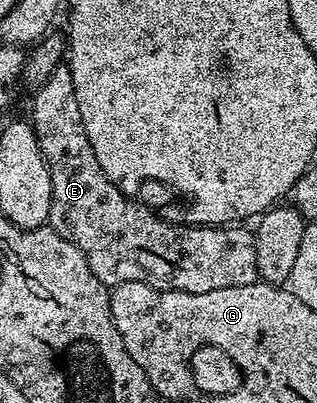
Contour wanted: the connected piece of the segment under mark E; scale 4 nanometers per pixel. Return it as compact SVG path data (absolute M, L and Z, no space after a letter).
M63 62L58 64L56 70L52 70L52 78L48 78L48 82L44 82L44 86L36 89L33 96L34 101L30 104L28 122L34 128L34 133L40 146L40 154L44 158L52 178L52 206L50 207L49 227L53 228L56 234L60 234L68 242L72 242L72 246L76 246L80 250L80 254L84 254L84 258L88 258L88 266L92 266L92 274L96 274L96 278L100 278L102 284L113 286L123 284L124 282L144 282L144 286L152 286L161 292L208 294L208 290L228 290L228 286L248 286L259 279L258 267L256 266L256 242L254 241L254 233L249 227L246 229L246 226L187 226L182 222L172 224L168 220L161 220L156 213L149 212L144 205L137 204L134 198L119 190L102 173L100 162L96 162L96 154L92 150L92 142L88 142L88 134L84 130L84 122L80 118L80 102L76 102L76 90L72 86L72 74L70 73L69 63Z

